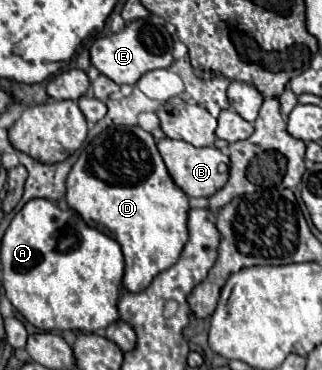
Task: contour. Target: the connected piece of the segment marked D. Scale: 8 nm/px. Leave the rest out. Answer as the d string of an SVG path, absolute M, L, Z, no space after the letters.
M114 126L98 134L78 156L66 178L66 202L76 210L82 220L114 238L126 258L126 270L122 286L126 292L142 292L150 282L170 268L182 254L184 244L188 242L188 196L174 184L164 166L162 156L156 150L156 142L150 132L140 130L140 126Z

